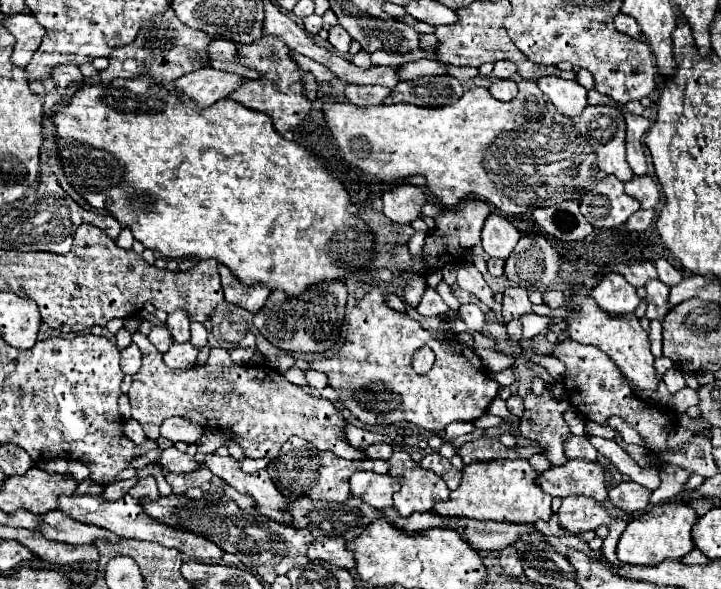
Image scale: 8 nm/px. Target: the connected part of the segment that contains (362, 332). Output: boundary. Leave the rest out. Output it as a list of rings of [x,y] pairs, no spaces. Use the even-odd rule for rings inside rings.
[[[377,287],[371,293],[367,293],[349,313],[347,337],[339,353],[335,353],[329,359],[311,359],[309,367],[325,373],[329,379],[327,385],[339,393],[343,405],[353,413],[353,417],[357,417],[367,425],[395,425],[401,421],[409,421],[427,431],[439,431],[453,421],[475,421],[481,415],[485,415],[489,403],[499,393],[499,383],[489,377],[489,371],[481,363],[479,355],[461,341],[435,339],[419,325],[419,321],[389,309],[383,301],[385,293],[387,291]],[[423,345],[429,345],[433,349],[435,363],[431,371],[427,371],[425,375],[417,375],[411,367],[411,357]]]

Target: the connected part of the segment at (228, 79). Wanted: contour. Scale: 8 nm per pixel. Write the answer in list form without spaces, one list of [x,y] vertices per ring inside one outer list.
[[[201,67],[177,79],[175,85],[177,85],[177,91],[189,95],[199,107],[211,107],[215,101],[229,97],[229,93],[241,87],[243,77],[223,73],[211,67]]]

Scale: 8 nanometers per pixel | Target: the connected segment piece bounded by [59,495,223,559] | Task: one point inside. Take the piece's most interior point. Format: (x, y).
(126, 518)

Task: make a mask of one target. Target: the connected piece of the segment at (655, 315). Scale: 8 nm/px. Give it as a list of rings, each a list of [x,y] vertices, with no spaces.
[[[653,279],[645,285],[647,291],[647,317],[653,319],[663,319],[669,313],[669,287],[663,285],[659,279]]]

